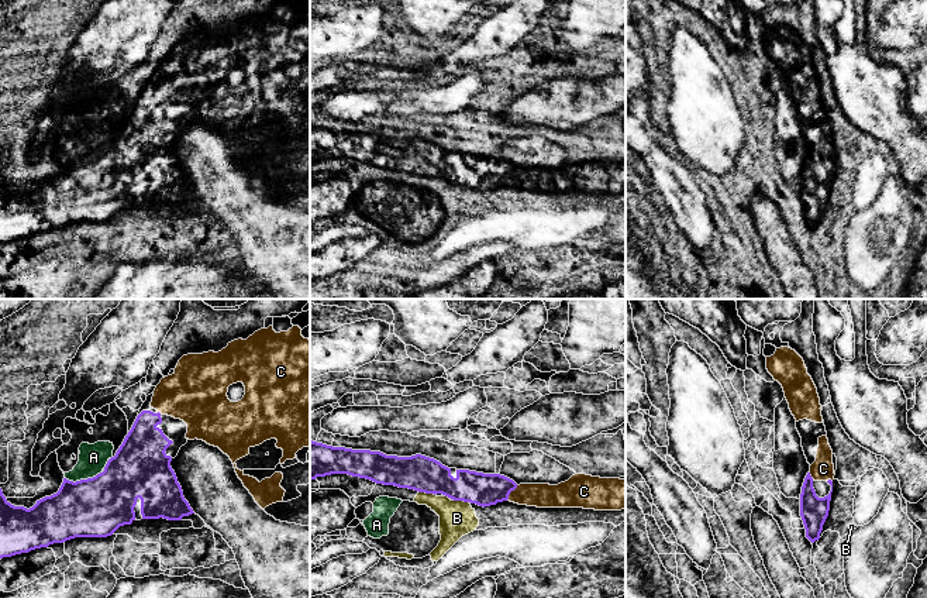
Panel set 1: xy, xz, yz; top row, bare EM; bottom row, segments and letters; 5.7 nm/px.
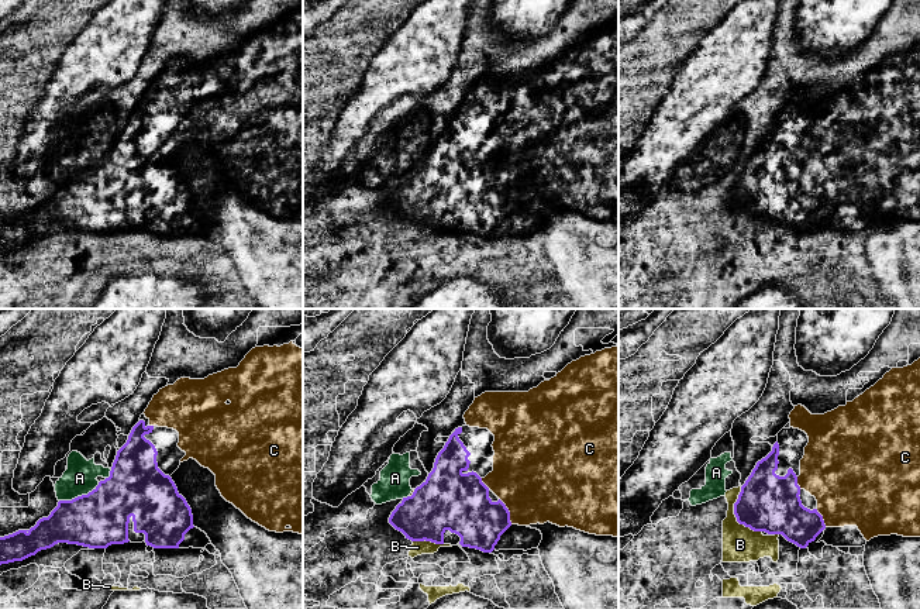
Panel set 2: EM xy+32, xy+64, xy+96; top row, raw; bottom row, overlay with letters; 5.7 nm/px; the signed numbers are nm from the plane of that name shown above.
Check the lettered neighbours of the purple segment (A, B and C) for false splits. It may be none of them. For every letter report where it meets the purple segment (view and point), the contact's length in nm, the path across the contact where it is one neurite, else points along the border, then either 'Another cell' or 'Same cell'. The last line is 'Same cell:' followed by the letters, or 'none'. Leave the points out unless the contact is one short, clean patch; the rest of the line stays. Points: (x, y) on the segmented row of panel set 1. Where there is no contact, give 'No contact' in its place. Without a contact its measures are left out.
A: Touches purple at xy (83, 480). Shared border 220 nm. Boundary: xy (103, 471), (75, 481), (65, 478). Another cell
B: Touches purple at xz (427, 492). Shared border 100 nm. Boundary: xz (419, 491), (434, 495). Another cell
C: Touches purple at xz (510, 491). Shared border 100 nm. Same cell
Same cell: C

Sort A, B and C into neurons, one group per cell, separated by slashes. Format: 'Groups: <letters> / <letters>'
Groups: A B / C

